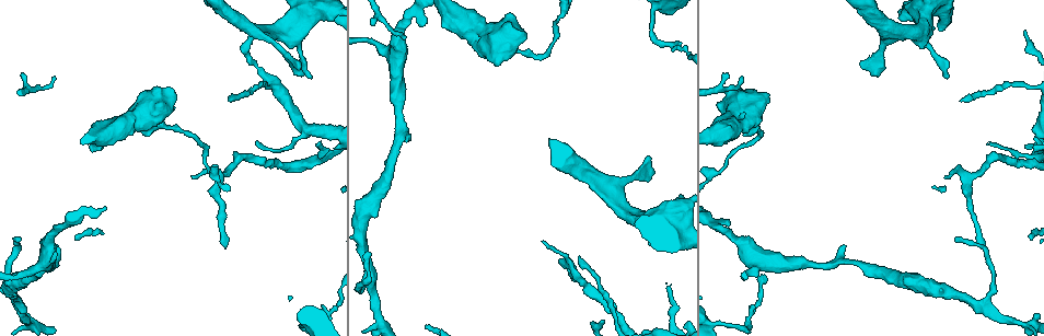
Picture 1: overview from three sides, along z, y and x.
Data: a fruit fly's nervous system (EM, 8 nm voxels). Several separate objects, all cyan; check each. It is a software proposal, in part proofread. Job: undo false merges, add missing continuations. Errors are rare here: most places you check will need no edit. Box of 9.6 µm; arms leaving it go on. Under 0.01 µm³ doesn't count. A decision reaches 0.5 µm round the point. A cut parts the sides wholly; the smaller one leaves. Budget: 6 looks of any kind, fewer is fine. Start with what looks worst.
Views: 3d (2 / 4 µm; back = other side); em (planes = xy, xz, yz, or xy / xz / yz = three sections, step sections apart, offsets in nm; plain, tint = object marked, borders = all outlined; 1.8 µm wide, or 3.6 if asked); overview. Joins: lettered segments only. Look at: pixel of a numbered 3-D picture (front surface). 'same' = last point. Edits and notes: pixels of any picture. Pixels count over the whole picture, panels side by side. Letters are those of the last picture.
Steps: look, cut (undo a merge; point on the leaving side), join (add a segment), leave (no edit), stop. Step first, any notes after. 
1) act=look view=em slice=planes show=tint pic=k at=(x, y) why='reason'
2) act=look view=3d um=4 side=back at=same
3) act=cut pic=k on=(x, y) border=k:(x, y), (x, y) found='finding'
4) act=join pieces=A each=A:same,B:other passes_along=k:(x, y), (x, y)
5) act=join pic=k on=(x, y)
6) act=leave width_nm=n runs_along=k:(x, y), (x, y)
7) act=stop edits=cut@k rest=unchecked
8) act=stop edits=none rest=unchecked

act=look view=em slice=planes show=borders pic=1 at=(298, 63) why='tapers out'

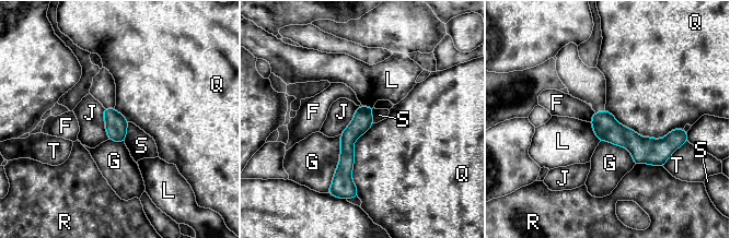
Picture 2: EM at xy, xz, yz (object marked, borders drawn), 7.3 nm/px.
act=leave longest_contact=Q:600nm each=F:other,G:other,J:other,L:other,Q:other,R:other,S:other,T:other runs_along=2:(364, 108), (347, 139), (350, 187) found='no lettered segment goes on from it'

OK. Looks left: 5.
act=look view=3d um=4 pic=1 at=(226, 246) why='thin end'

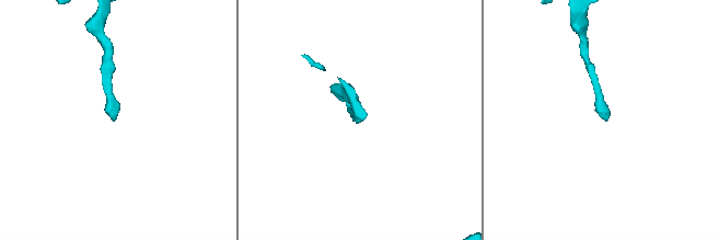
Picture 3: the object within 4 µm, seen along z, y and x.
act=look view=em um=3.6 slice=planes show=borders pic=3 at=(358, 119) why='shape alone is not enough'

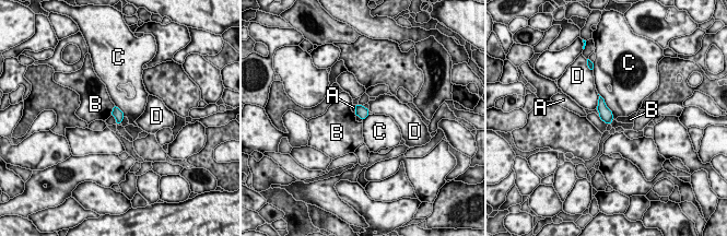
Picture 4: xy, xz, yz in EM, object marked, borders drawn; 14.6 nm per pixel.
act=leave each=A:other,B:other,C:other,D:other border=4:(598, 93), (613, 118) found='none of them fits'

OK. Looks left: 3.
act=look view=3d um=4 pic=1 at=(921, 33) why='three-way junction'

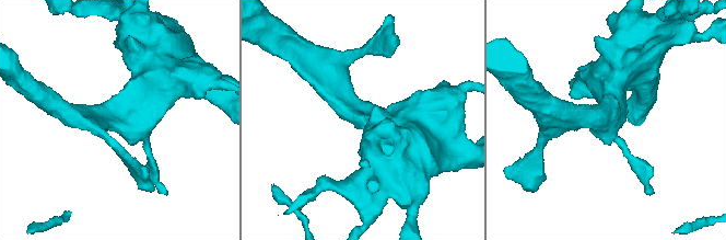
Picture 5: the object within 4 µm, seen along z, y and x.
act=look view=em slice=planes show=borders pic=5 at=(138, 117) why='now the EM'

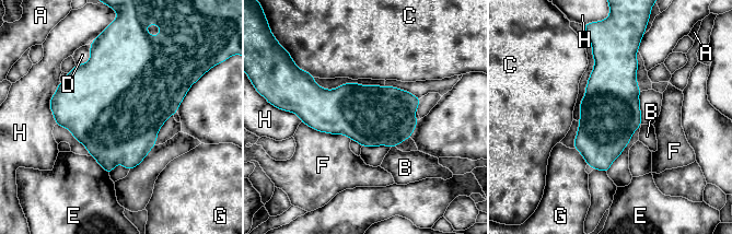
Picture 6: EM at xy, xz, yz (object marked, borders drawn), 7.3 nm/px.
act=leave width_nm=440 each=A:other,B:other,C:other,D:other,E:other,F:other,G:other,H:other border=6:(301, 121), (351, 139) found='one cell here'

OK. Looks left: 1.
act=stop edits=none rest=unchecked

